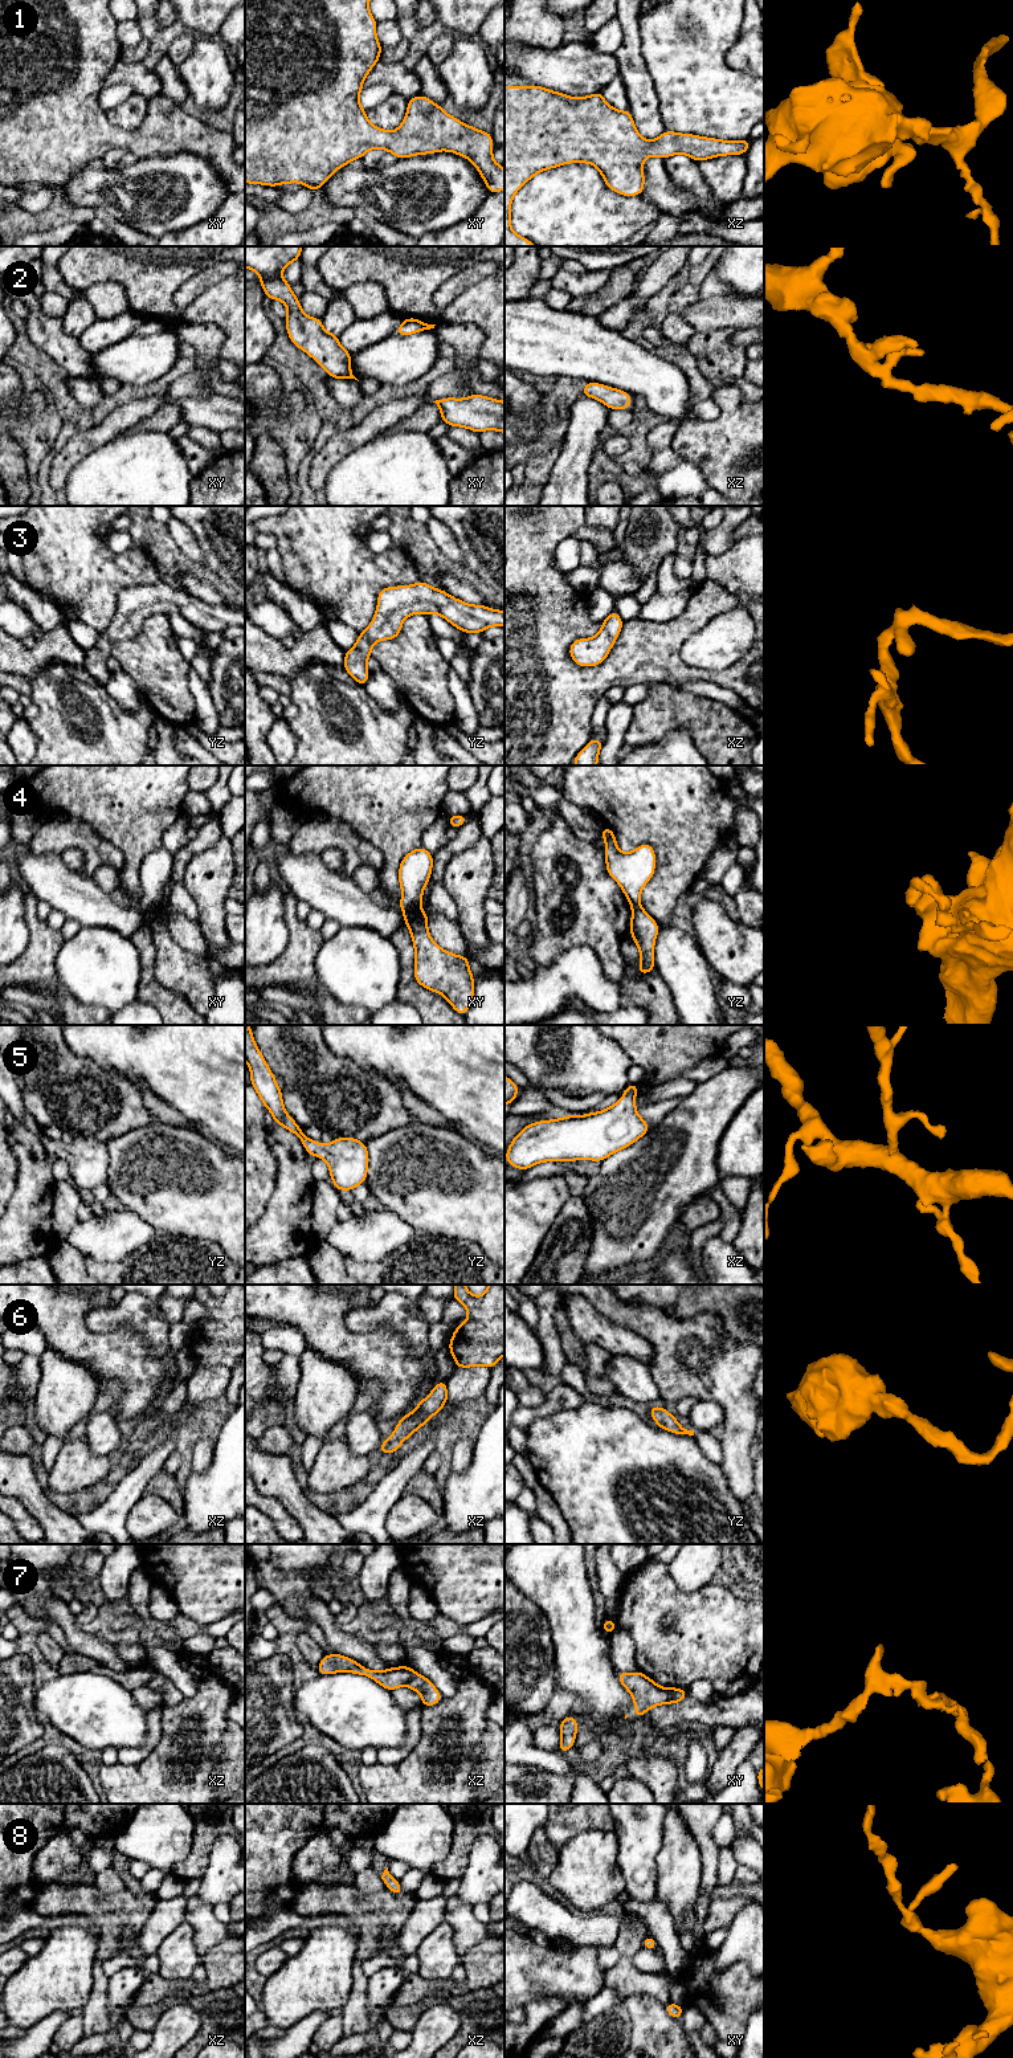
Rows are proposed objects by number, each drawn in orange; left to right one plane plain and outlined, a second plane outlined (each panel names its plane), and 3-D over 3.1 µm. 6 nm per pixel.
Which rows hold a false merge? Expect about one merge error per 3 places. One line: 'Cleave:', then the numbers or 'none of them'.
Cleave: 4, 7

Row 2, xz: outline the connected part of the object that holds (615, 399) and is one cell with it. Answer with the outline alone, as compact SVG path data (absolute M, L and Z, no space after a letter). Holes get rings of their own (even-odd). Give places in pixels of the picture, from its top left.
M588 381L580 396L600 400L609 409L630 409L630 393L600 383ZM579 396L579 397L580 397Z

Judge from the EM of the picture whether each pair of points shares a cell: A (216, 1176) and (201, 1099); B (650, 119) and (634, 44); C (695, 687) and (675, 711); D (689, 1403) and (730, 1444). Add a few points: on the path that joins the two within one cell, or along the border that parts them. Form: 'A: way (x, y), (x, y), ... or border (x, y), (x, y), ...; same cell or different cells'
A: border (200, 1132), (205, 1135); different cells
B: way (640, 101), (634, 62); same cell
C: border (670, 685), (710, 697), (721, 703); different cells
D: border (699, 1400), (682, 1397), (675, 1404); different cells

